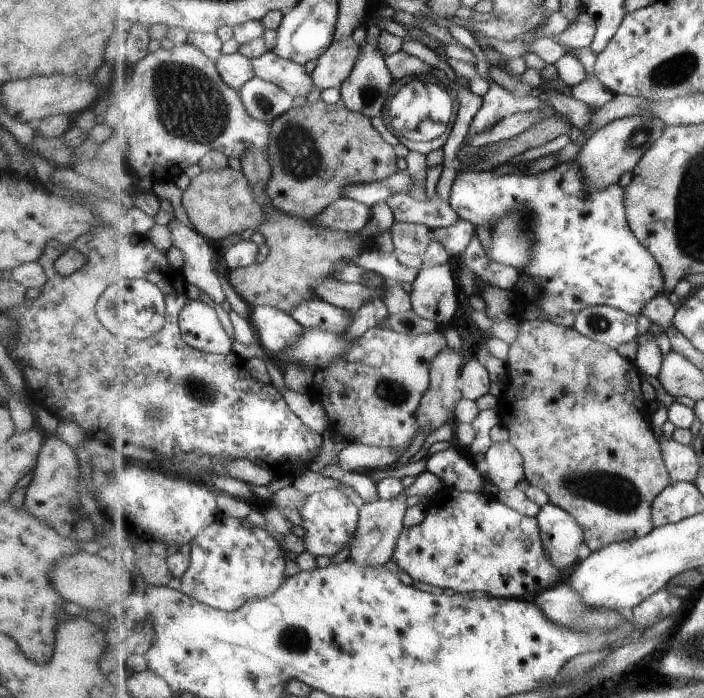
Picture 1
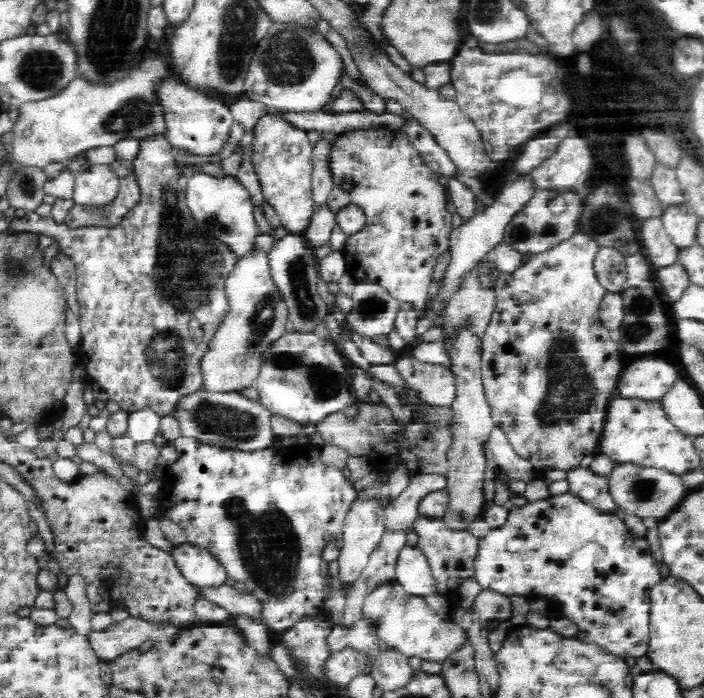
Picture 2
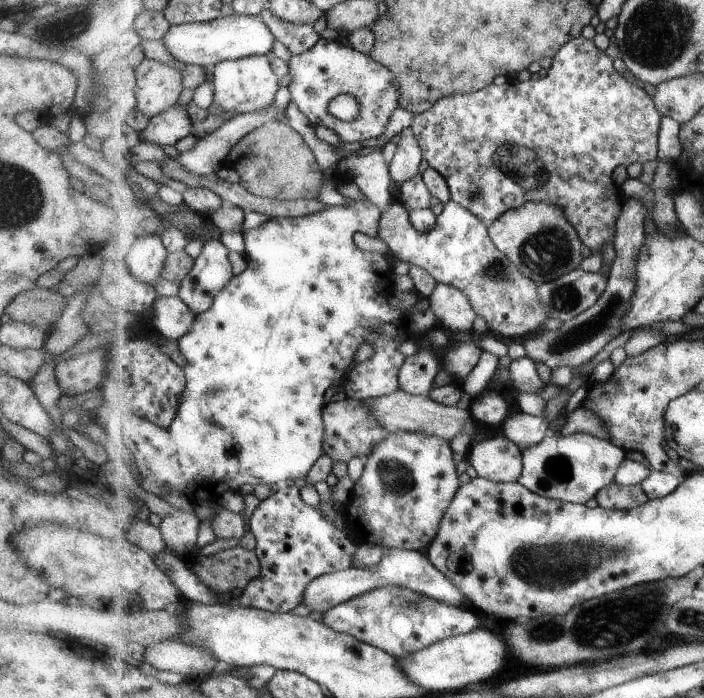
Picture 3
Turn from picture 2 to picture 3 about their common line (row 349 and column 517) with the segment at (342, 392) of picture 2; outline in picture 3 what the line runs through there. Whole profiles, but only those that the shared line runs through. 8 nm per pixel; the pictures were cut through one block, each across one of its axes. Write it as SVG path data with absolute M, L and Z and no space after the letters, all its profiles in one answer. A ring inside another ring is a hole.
M453 199L444 204L444 210L438 216L437 224L431 232L419 232L411 220L411 211L400 201L395 201L387 210L382 210L378 237L388 246L386 255L392 266L396 261L419 266L437 282L453 285L466 292L467 296L471 297L471 304L474 304L478 315L484 318L489 329L497 337L505 336L514 341L522 341L529 334L539 332L541 324L551 318L547 316L547 304L543 304L542 297L539 296L539 284L525 276L519 266L495 246L494 240L491 240L489 224Z

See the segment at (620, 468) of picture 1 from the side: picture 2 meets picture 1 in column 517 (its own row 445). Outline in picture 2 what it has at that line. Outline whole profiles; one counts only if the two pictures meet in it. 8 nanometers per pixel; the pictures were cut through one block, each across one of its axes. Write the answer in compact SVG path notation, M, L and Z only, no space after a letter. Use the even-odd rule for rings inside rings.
M380 402L360 403L358 418L347 422L342 411L335 412L324 418L313 428L320 433L325 445L336 445L346 451L349 456L366 457L372 470L380 473L394 472L398 466L406 465L410 476L418 474L446 474L448 470L445 453L449 448L449 428L429 426L422 420L412 418L412 422L401 425L393 418L390 408Z

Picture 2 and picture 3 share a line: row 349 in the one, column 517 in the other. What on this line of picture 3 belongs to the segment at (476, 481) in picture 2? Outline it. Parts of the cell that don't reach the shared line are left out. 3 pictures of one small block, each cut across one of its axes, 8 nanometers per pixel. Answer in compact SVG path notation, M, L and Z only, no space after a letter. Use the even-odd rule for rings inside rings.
M505 434L475 443L466 458L468 463L475 468L477 476L498 483L516 483L521 478L524 469L523 451L515 442L511 442Z

